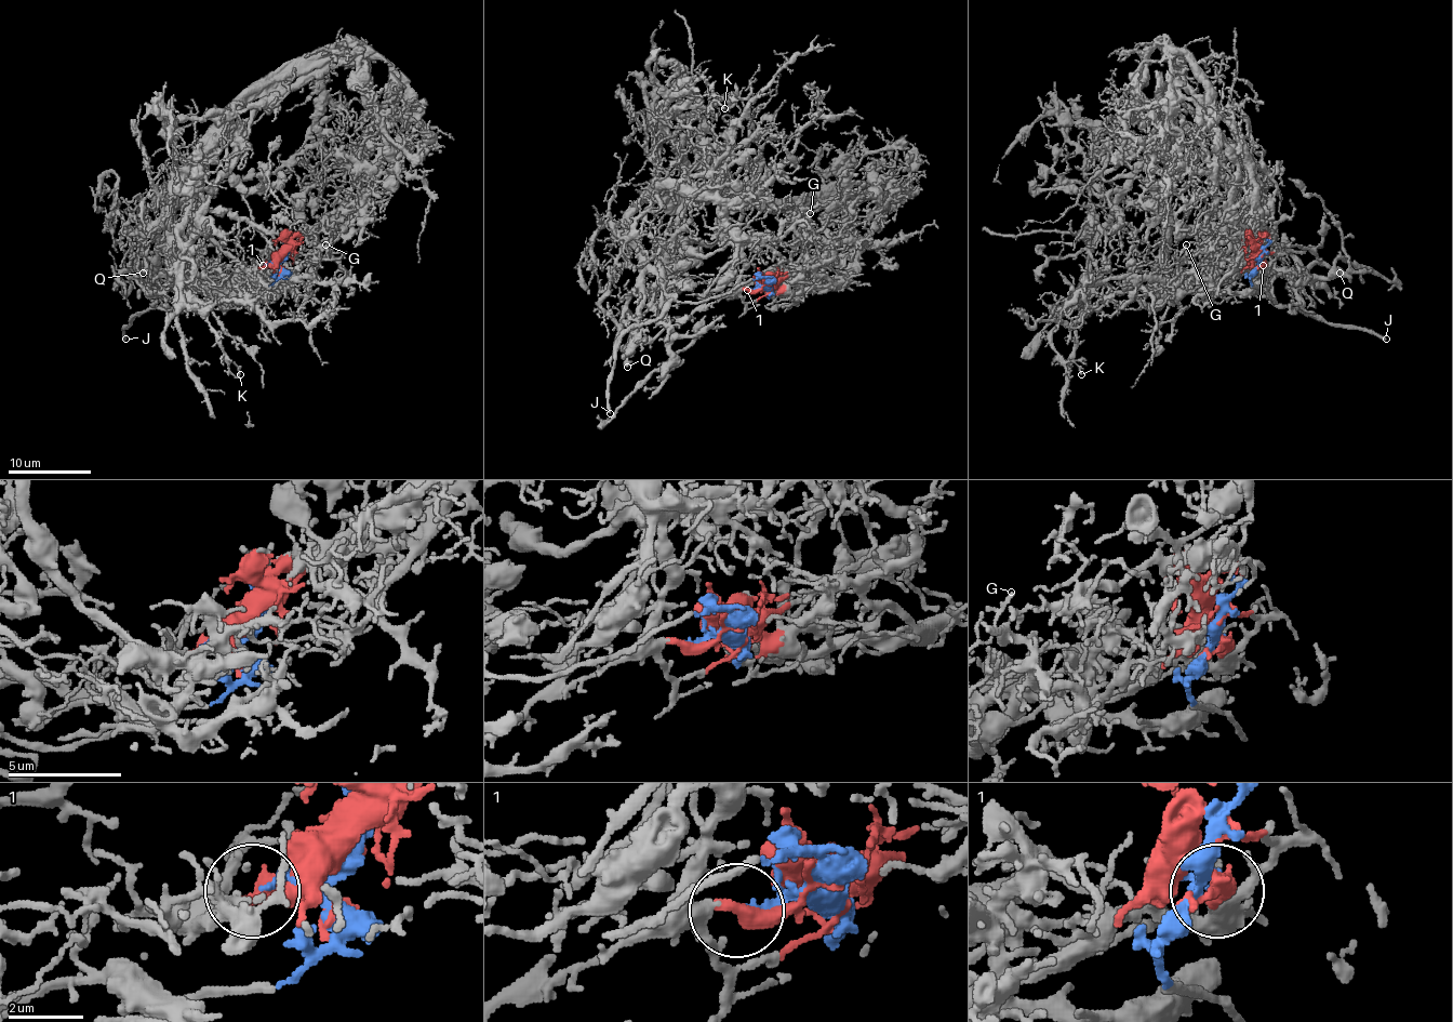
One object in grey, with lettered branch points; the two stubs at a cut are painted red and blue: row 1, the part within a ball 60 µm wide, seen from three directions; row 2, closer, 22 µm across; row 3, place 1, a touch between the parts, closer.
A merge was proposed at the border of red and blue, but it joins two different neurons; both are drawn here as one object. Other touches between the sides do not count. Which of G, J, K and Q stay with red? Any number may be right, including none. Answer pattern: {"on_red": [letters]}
{"on_red": ["G", "K", "Q"]}

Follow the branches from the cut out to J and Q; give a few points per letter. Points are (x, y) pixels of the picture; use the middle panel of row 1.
J: (764, 286), (764, 278), (697, 303), (672, 301), (654, 319), (634, 326), (614, 356), (611, 412)
Q: (764, 283), (758, 290), (737, 290), (720, 276), (700, 274), (663, 281), (648, 271), (641, 279), (627, 367)

